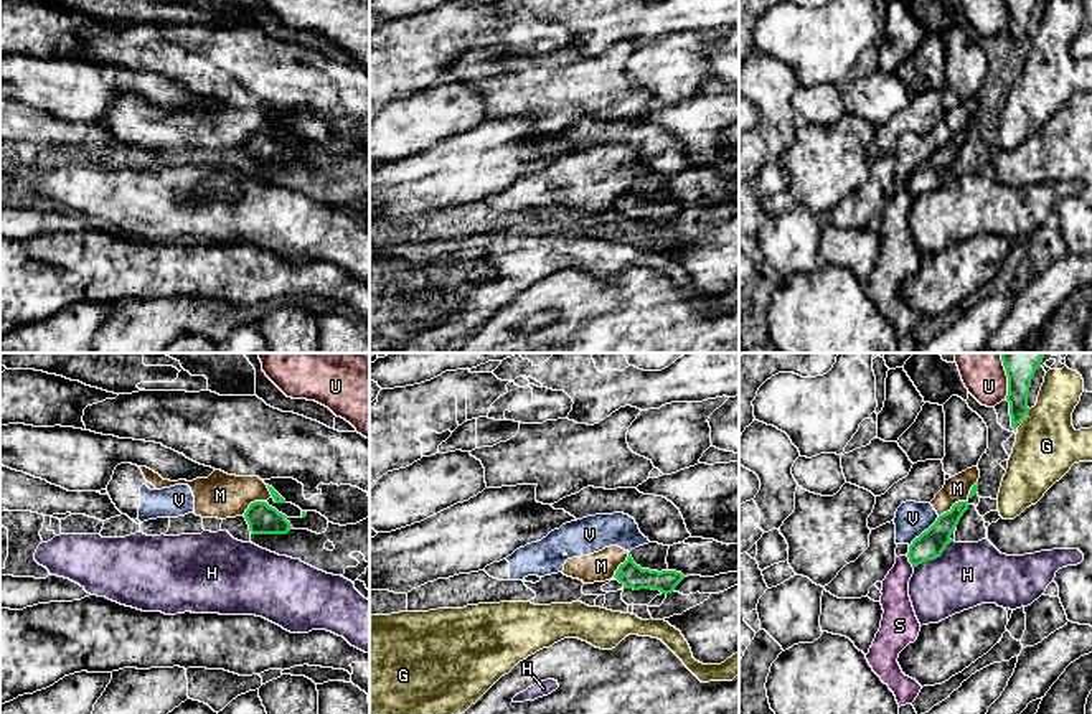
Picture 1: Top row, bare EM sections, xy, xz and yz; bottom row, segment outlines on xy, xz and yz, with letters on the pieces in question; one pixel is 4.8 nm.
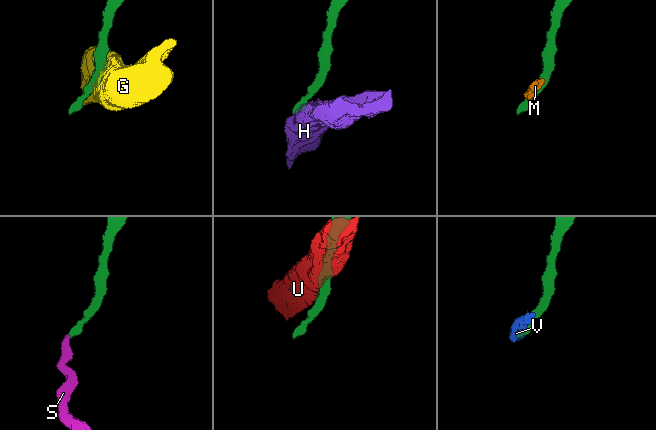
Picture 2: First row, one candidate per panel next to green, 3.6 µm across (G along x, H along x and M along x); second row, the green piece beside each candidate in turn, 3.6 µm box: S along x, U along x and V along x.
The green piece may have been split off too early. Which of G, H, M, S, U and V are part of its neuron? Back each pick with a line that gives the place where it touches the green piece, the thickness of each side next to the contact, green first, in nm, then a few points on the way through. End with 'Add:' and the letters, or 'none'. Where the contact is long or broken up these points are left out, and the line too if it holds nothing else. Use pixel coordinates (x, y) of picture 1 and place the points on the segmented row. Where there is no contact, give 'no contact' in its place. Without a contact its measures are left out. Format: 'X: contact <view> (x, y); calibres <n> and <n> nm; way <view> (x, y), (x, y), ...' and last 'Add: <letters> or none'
S: contact yz (909, 561); calibres 140 and 140 nm; way yz (931, 544), (909, 561), (898, 577), (898, 609)
Add: S

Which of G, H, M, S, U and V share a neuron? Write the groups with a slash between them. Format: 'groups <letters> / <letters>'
groups G / H / M V / S / U

